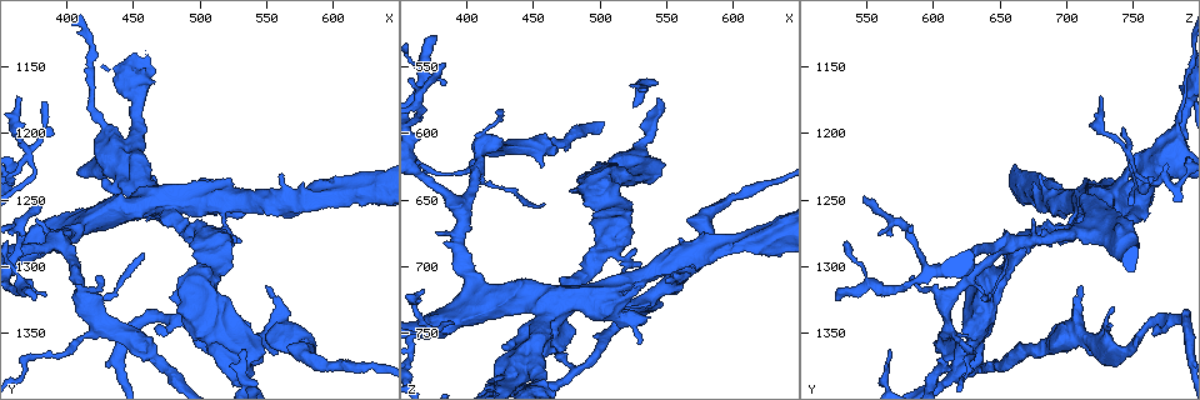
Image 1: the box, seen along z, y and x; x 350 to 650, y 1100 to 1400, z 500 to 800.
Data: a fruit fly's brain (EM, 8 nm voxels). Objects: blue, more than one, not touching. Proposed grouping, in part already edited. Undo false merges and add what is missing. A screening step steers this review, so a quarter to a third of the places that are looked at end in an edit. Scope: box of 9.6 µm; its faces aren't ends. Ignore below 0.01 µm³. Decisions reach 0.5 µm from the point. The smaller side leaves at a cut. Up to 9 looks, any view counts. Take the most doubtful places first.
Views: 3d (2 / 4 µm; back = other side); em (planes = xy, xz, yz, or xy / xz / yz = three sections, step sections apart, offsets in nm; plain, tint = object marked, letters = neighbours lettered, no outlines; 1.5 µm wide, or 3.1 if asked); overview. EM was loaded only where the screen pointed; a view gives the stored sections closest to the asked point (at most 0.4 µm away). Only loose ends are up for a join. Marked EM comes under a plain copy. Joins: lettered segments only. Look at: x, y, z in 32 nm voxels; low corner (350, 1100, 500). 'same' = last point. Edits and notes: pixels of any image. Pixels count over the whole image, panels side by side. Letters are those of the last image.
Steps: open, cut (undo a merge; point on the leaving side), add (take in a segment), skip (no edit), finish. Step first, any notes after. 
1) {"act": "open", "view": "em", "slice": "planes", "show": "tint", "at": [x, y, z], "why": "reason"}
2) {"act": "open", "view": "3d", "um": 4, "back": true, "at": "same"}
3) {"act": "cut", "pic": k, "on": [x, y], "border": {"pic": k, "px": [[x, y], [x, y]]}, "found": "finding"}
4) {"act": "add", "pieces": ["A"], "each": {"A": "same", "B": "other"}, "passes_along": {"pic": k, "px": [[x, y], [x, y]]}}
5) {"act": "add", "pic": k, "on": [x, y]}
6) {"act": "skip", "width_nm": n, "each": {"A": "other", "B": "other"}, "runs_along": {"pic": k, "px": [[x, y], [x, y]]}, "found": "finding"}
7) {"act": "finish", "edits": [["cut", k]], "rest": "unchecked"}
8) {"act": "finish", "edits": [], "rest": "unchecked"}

{"act": "open", "view": "em", "slice": "planes", "show": "letters", "at": [384, 1322, 562], "why": "free end"}

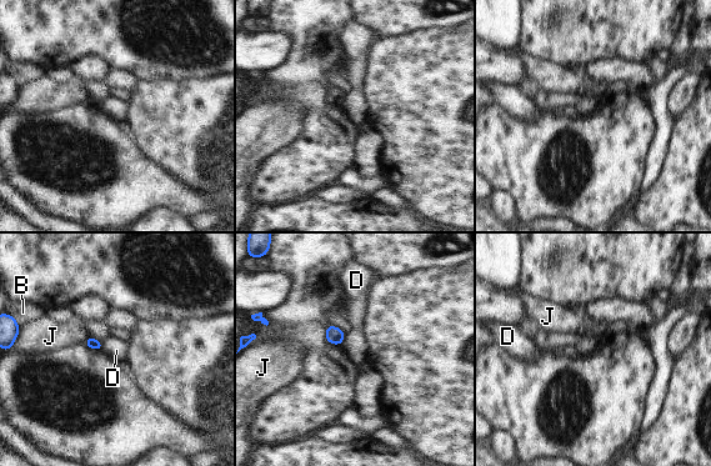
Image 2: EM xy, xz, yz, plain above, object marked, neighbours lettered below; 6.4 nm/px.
{"act": "skip", "each": {"B": "other", "D": "other", "J": "other"}, "border": {"pic": 2, "px": [[345, 334], [341, 345]]}, "found": "none of them fits"}

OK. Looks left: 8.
{"act": "open", "view": "em", "slice": "planes", "show": "letters", "at": [550, 1364, 626], "why": "thick end"}

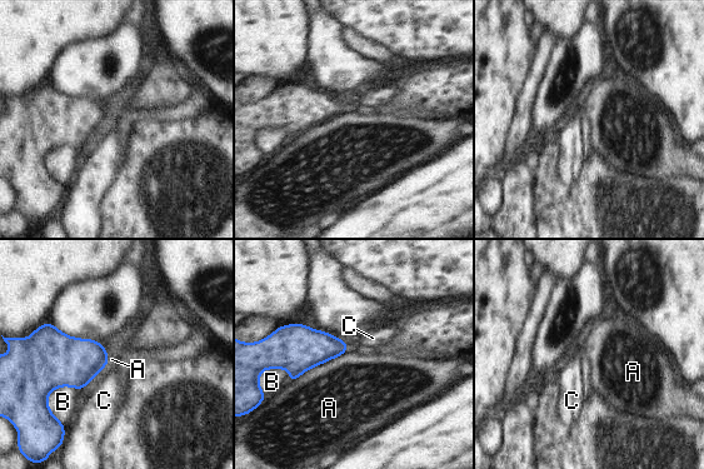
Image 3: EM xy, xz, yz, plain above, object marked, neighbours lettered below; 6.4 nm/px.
{"act": "skip", "each": {"A": "other", "B": "other", "C": "other"}, "border": {"pic": 3, "px": [[348, 347], [341, 354], [289, 380]]}, "found": "none of them fits"}

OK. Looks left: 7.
{"act": "open", "view": "em", "slice": "planes", "show": "letters", "at": [468, 1348, 766], "why": "free end"}

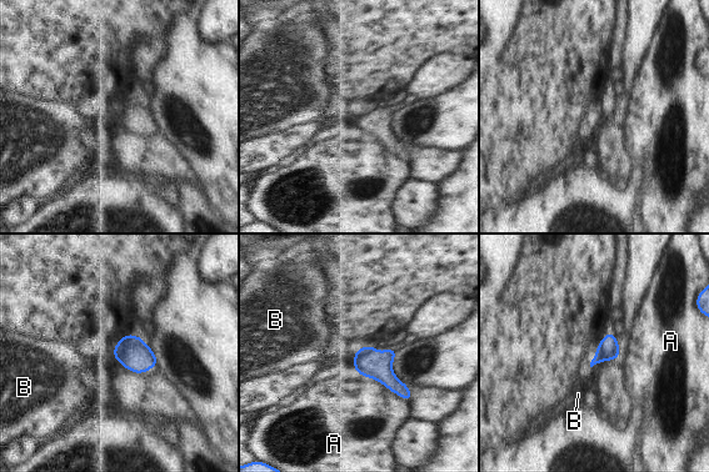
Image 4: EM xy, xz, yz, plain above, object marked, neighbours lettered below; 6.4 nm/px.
{"act": "skip", "each": {"A": "other", "B": "other"}, "border": {"pic": 4, "px": [[111, 350], [114, 356]]}, "found": "none of them fits"}

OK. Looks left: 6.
{"act": "open", "view": "3d", "um": 2, "at": [370, 1220, 746], "why": "abrupt turn"}

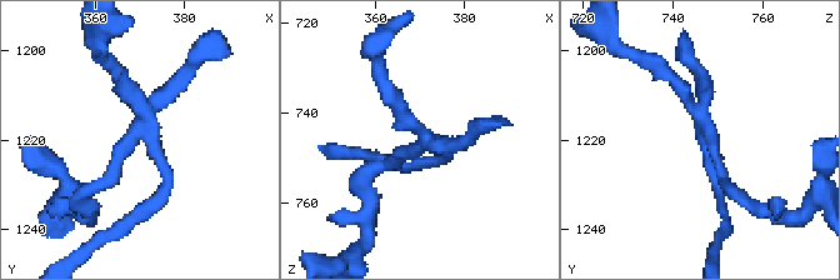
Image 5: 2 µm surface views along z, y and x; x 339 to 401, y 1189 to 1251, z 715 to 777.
{"act": "open", "view": "em", "slice": "planes", "show": "letters", "at": [369, 1220, 748], "why": "shape alone is not enough"}

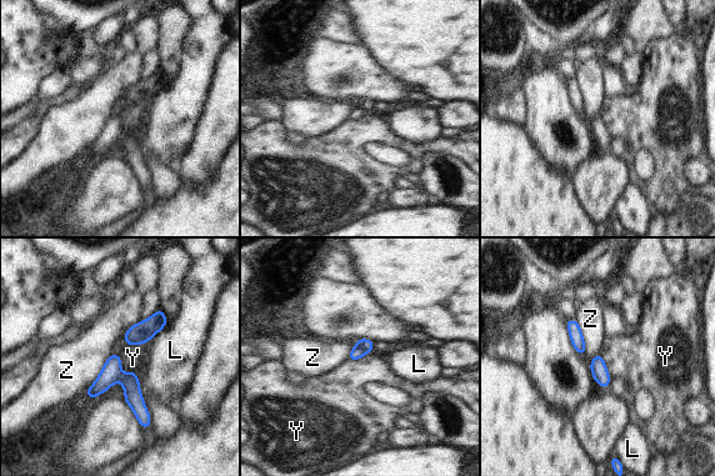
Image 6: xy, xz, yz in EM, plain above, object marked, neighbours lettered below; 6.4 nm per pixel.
{"act": "cut", "pic": 6, "on": [356, 352], "width_nm": 80, "each": {"L": "other", "Y": "other", "Z": "other"}, "found": "a second cell is stuck on"}

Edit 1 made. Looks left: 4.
{"act": "finish", "edits": [["cut", 6]], "rest": "unchecked"}

